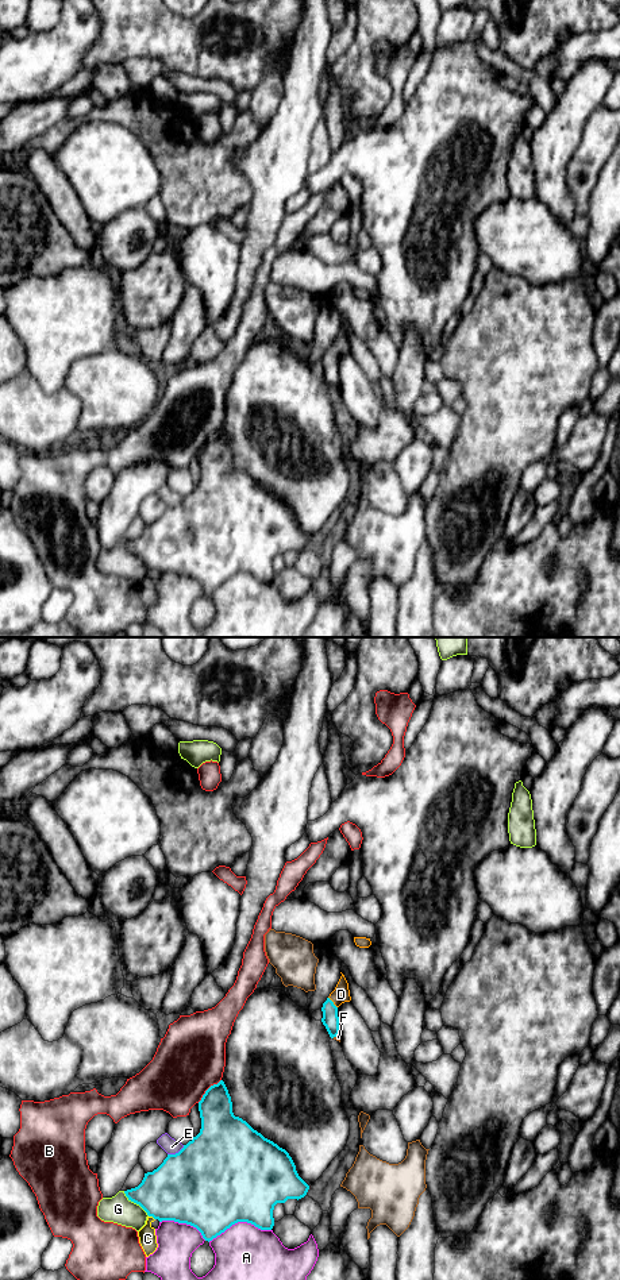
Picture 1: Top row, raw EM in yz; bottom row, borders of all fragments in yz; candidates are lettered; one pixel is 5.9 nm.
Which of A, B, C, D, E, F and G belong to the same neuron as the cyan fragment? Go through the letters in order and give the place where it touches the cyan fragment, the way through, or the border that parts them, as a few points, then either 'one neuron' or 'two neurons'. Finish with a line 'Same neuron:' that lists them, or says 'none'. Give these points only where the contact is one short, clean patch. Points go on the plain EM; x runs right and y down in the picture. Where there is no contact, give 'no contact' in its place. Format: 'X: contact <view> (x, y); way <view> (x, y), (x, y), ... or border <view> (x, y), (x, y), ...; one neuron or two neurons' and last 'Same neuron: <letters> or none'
A: contact yz (239, 573); two neurons
B: contact yz (207, 442); two neurons
C: contact yz (151, 567); two neurons
D: contact yz (332, 354); way yz (330, 371), (332, 354), (341, 346); one neuron
E: contact yz (176, 505); two neurons
F: contact yz (337, 386); two neurons
G: contact yz (135, 554); border yz (123, 543), (149, 567); two neurons
Same neuron: D

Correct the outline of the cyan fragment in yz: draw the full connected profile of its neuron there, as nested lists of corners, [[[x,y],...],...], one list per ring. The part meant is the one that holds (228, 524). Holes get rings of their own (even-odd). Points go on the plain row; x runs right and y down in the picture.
[[[223,432],[205,443],[199,463],[200,485],[178,505],[167,506],[157,521],[145,525],[138,539],[124,543],[126,548],[159,574],[174,572],[196,579],[208,594],[238,574],[272,582],[274,558],[304,550],[309,537],[299,528],[285,501],[234,467]]]

